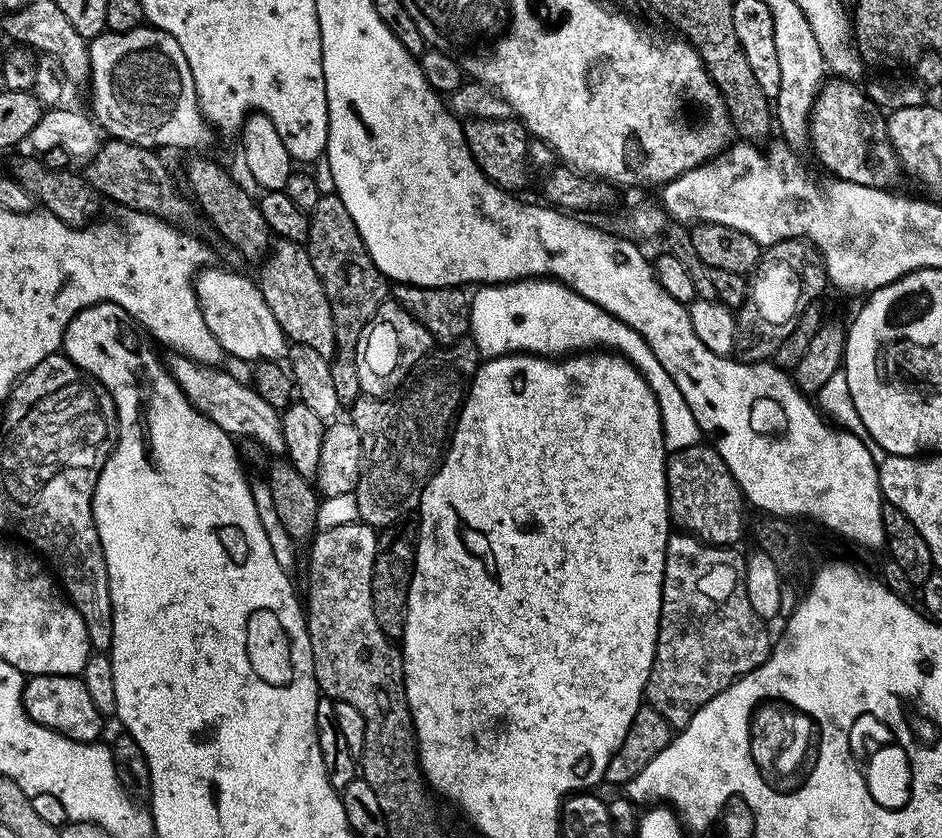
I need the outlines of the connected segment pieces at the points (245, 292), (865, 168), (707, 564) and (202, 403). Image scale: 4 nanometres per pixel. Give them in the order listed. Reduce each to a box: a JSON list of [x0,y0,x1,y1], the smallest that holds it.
[[194,267,286,362],[808,78,902,189],[644,534,774,729],[166,354,286,458]]

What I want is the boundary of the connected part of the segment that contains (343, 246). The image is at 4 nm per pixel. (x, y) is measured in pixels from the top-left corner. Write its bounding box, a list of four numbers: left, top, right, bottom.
[306,195,390,406]

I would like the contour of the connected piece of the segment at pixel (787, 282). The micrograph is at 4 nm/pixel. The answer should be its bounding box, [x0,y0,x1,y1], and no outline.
[750,240,826,326]

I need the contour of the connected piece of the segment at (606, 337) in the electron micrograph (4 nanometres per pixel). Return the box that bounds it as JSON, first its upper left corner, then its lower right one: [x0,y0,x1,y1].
[470,278,702,453]

